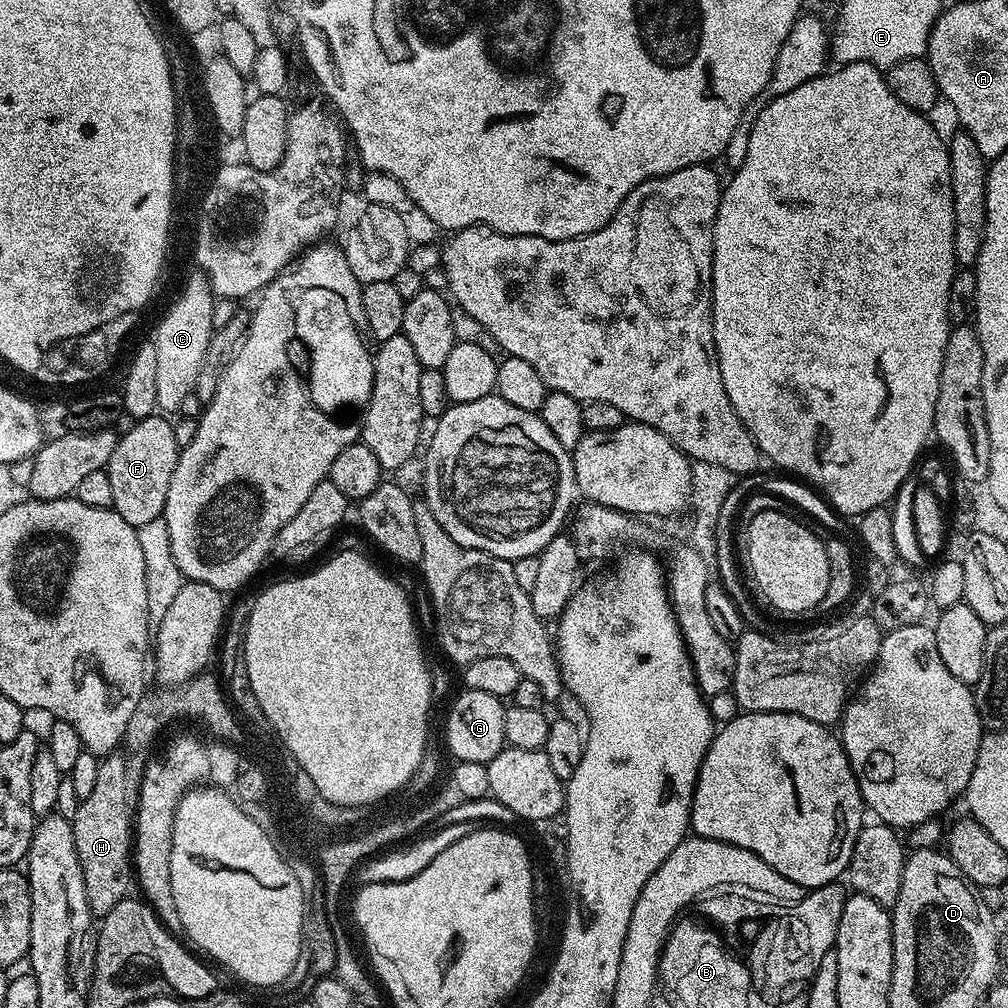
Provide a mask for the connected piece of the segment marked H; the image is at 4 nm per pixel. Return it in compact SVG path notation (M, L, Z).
M109 754L100 760L94 790L76 805L72 833L78 862L82 866L82 878L86 882L88 905L93 914L102 918L129 895L128 883L131 885L134 880L134 816L130 811L130 796L128 800L128 764L120 754Z

